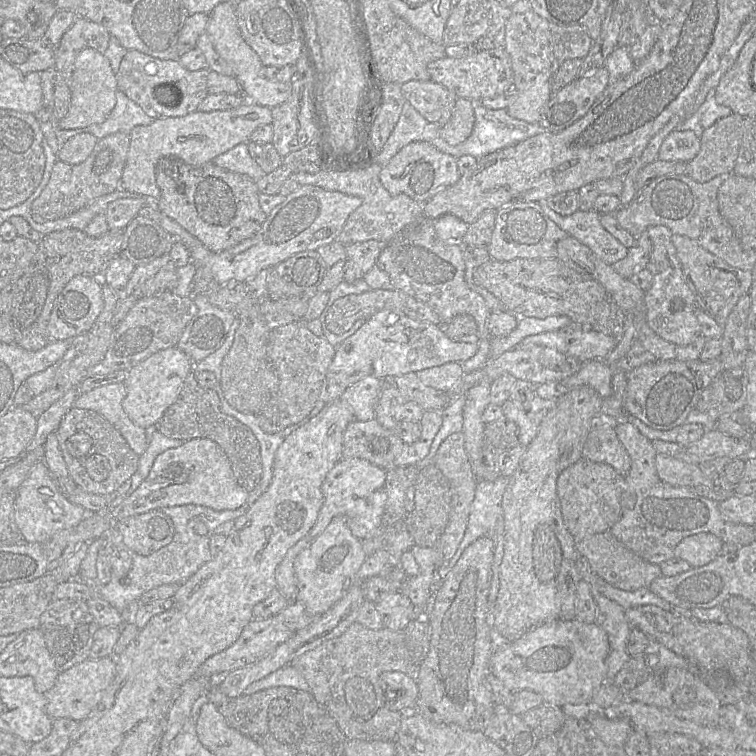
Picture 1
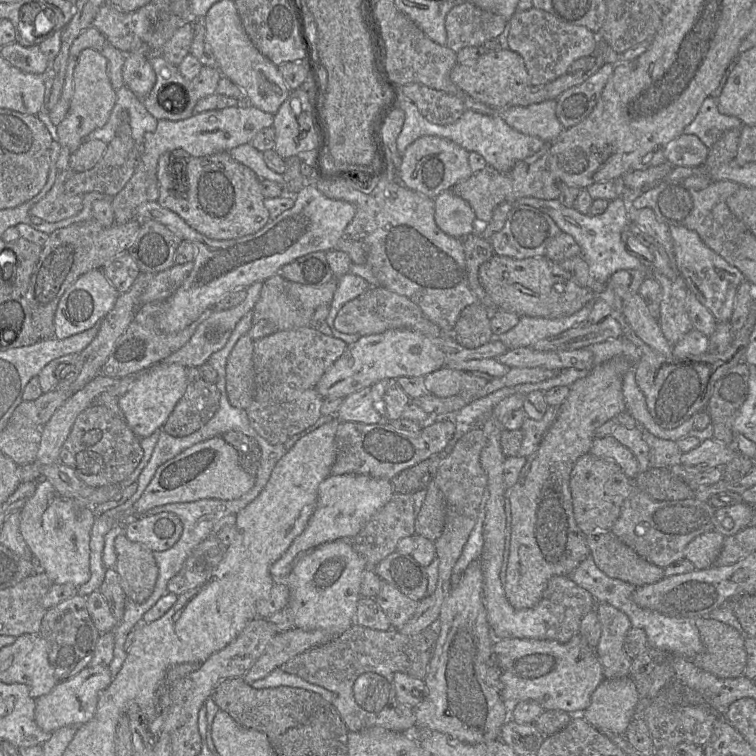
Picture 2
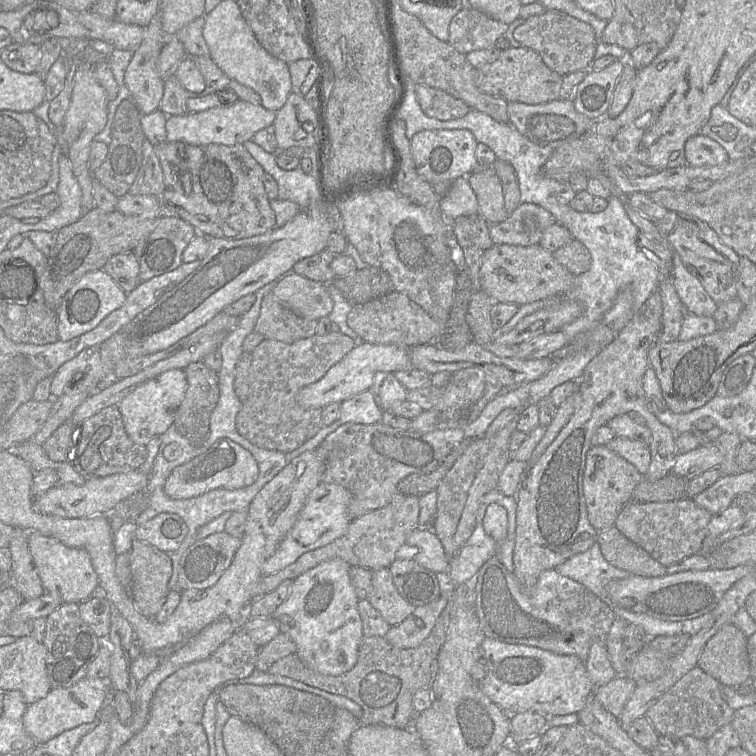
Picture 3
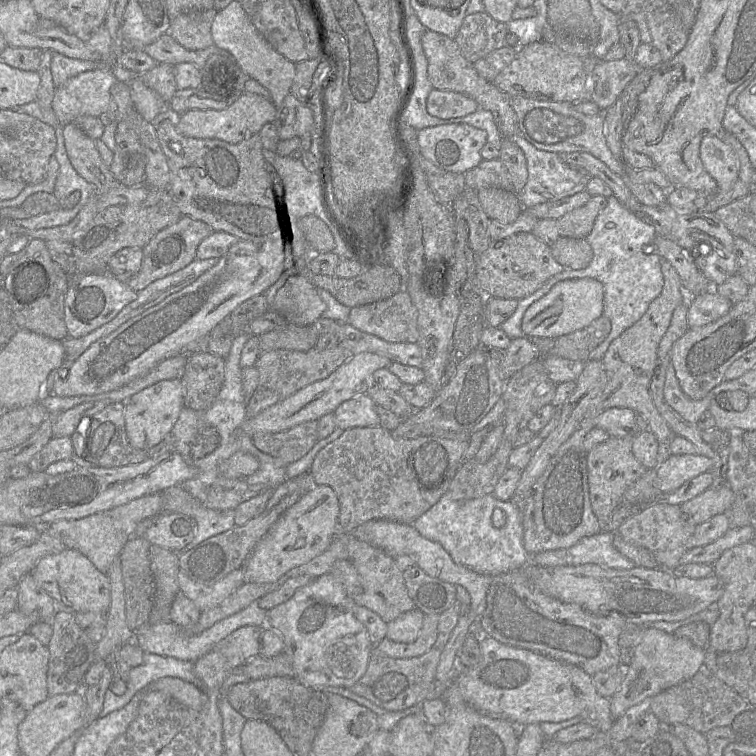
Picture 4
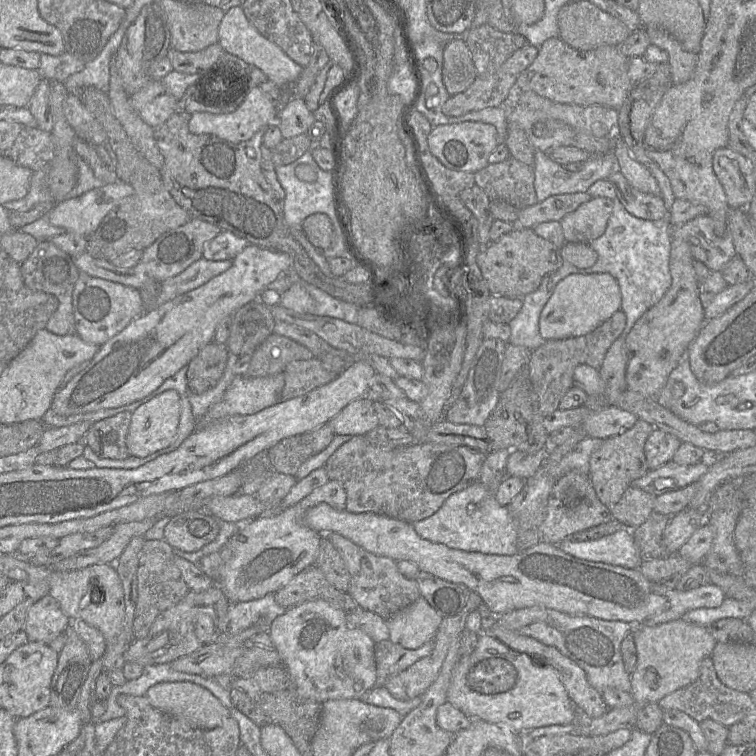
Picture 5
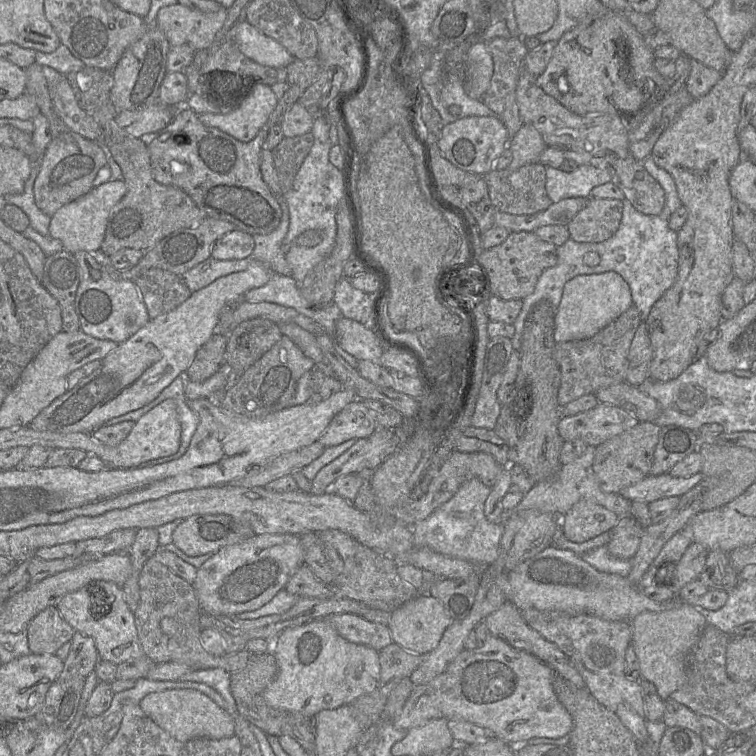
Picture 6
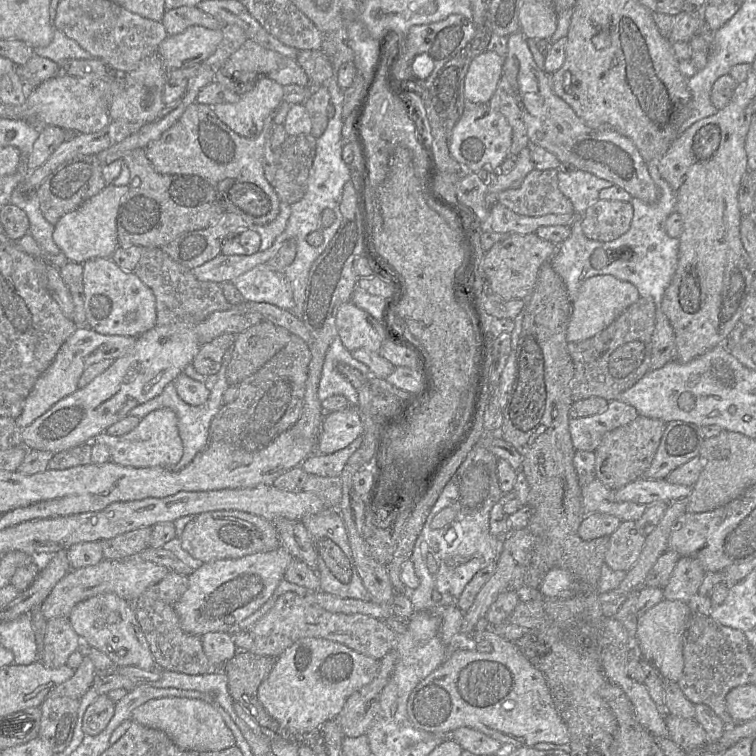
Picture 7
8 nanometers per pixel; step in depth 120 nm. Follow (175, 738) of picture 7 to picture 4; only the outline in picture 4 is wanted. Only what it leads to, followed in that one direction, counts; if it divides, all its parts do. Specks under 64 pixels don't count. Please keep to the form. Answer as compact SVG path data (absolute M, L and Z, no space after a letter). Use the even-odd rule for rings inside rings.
M175 677L161 678L152 683L147 690L164 692L193 710L201 710L207 702L207 695L194 683Z

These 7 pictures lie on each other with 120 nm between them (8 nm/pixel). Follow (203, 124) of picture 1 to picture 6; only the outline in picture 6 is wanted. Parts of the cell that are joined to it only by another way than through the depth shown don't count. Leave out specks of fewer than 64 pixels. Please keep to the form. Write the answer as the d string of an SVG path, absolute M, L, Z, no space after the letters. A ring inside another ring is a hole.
M253 83L246 96L227 114L206 113L199 120L241 142L252 141L275 109L278 99L271 87Z

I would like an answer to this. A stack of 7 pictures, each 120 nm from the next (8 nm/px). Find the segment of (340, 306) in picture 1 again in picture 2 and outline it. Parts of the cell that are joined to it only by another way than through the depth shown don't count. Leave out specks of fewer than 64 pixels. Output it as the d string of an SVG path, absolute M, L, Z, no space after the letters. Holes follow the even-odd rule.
M382 286L370 287L363 294L346 302L335 318L334 326L342 333L358 333L360 336L380 334L387 330L400 328L409 328L431 337L444 334L440 327L430 321L409 298Z

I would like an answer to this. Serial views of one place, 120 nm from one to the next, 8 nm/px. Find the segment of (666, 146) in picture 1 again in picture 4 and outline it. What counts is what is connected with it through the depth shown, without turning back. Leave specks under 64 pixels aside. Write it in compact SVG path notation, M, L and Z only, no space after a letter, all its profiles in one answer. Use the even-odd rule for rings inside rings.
M705 136L700 143L700 158L705 170L717 182L719 191L727 192L739 180L740 162L735 151L717 136Z

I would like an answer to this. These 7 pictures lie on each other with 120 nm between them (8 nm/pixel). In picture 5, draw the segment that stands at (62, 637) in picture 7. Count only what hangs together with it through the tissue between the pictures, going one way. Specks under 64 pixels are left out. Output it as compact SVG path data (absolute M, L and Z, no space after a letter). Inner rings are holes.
M46 595L29 608L22 630L29 641L48 644L64 633L70 620L57 601Z

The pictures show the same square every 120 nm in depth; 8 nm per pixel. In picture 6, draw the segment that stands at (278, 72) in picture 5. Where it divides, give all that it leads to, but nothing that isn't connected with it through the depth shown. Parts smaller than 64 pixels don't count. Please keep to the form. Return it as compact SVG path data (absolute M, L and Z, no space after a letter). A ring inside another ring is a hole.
M247 20L233 26L230 39L245 56L263 66L286 68L295 60L283 45L263 34Z

